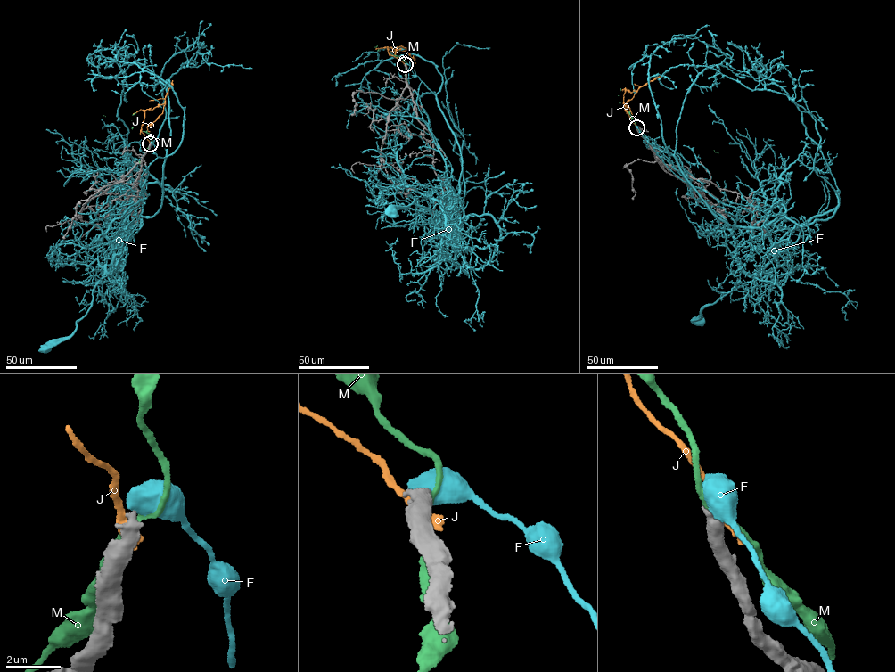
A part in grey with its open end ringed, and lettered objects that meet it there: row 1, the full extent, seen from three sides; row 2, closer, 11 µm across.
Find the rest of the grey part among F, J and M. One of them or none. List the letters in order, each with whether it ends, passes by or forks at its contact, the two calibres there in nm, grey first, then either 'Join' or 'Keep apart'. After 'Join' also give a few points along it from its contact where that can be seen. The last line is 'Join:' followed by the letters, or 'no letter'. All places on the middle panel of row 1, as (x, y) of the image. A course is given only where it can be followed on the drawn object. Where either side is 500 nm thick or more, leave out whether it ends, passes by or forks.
F: Thickness 400 nm (grey) against 700 nm. Keep apart
J: Thickness 600 nm (grey) against 190 nm. Keep apart
M: Thickness 600 nm (grey) against 200 nm. Keep apart
Join: no letter

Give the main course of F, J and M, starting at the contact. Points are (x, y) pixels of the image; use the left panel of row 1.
F: (150, 143), (157, 157), (140, 180), (143, 197), (105, 233), (112, 250), (110, 271), (76, 330), (46, 348)
J: (150, 143), (141, 130), (144, 111), (164, 103), (162, 113), (147, 127), (150, 132)
M: (150, 143), (139, 162), (65, 169)

